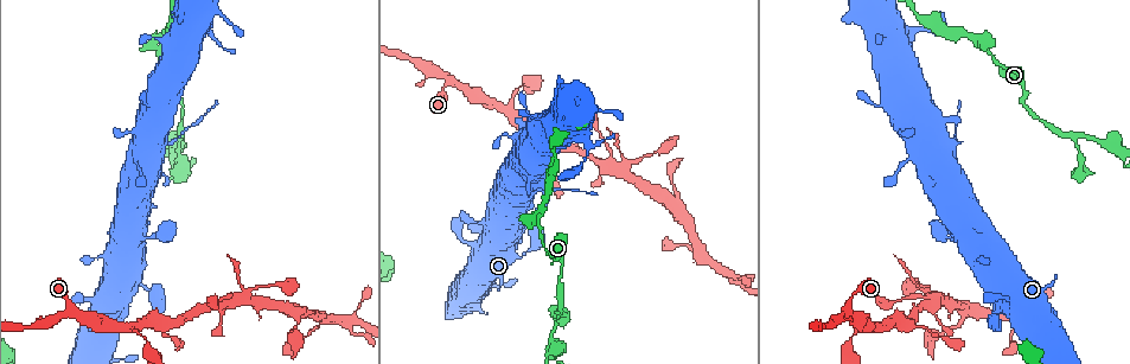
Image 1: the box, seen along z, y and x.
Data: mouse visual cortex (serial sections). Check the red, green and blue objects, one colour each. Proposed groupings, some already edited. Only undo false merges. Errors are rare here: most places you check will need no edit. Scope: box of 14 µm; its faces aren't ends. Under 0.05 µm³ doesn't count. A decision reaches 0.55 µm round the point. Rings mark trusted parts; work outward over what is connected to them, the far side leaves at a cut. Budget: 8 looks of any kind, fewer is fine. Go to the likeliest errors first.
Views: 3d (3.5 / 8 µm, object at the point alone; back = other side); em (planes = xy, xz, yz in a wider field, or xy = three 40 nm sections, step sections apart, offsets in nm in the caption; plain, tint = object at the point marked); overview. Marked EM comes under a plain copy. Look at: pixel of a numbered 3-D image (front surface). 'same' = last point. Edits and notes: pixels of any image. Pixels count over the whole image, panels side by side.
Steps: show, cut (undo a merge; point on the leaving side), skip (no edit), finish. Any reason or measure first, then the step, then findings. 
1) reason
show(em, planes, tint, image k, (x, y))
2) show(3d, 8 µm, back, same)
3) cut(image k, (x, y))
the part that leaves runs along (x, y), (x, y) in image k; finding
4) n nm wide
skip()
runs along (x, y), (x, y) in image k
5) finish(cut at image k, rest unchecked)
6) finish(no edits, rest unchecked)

show(3d, 3.5 µm, back, image 1, (980, 39))

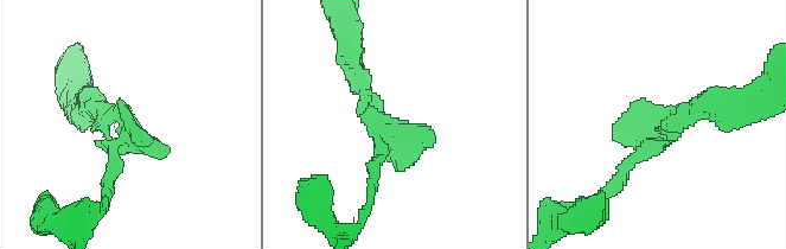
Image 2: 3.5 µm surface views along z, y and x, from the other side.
now the EM
show(em, xy, step 3, tint, image 2, (392, 129))

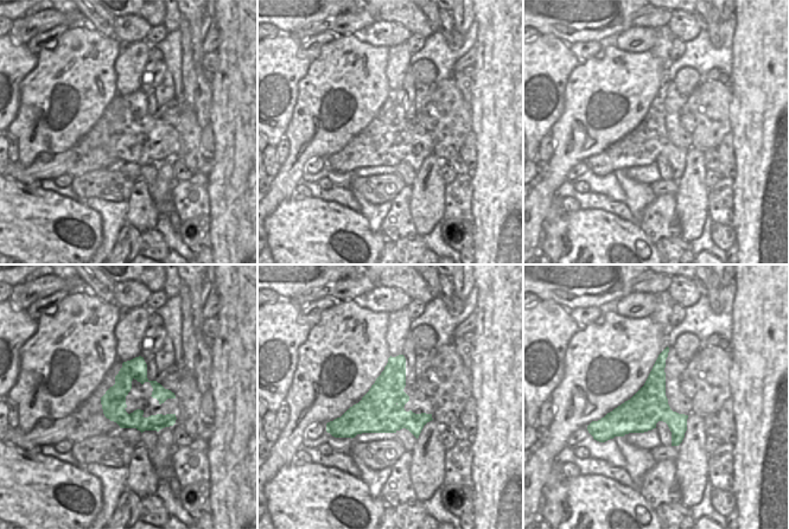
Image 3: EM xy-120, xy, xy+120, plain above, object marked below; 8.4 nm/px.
380 nm wide
skip()
runs along (665, 354), (655, 387), (602, 424) in image 3; all the same cell

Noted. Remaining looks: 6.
show(3d, 3.5 µm, image 1, (547, 352))

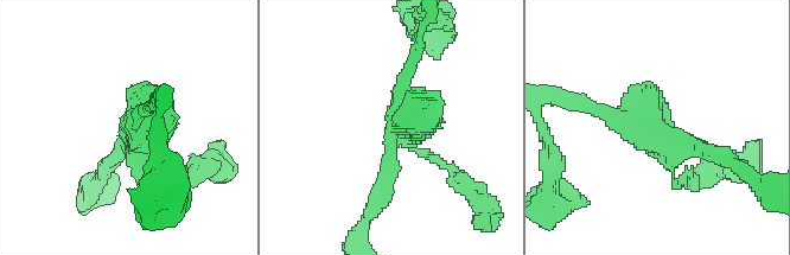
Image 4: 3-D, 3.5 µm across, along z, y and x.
3 arms; arms of 100, 200, 200 nm
show(em, xy, step 3, tint, image 4, (659, 131))

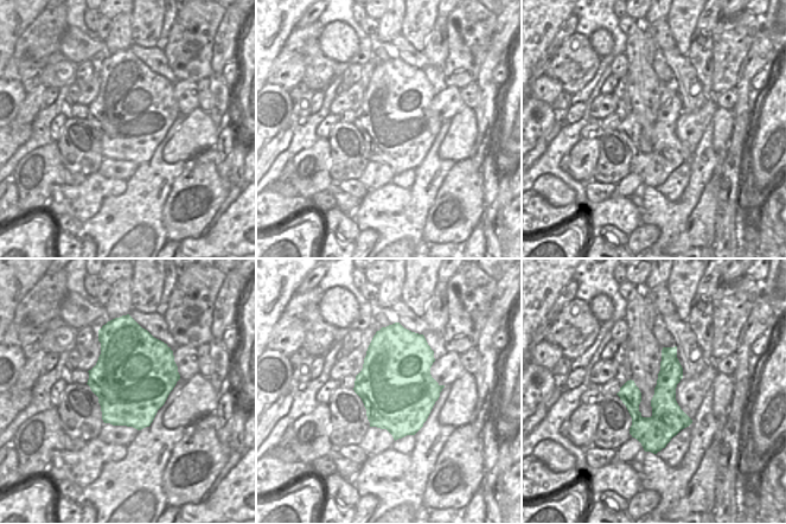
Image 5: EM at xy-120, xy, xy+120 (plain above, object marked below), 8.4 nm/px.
skip()
runs along (673, 350), (653, 449) in image 5; one cell here

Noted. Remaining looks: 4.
thick turns thin
show(em, planes, tint, image 1, (602, 164))

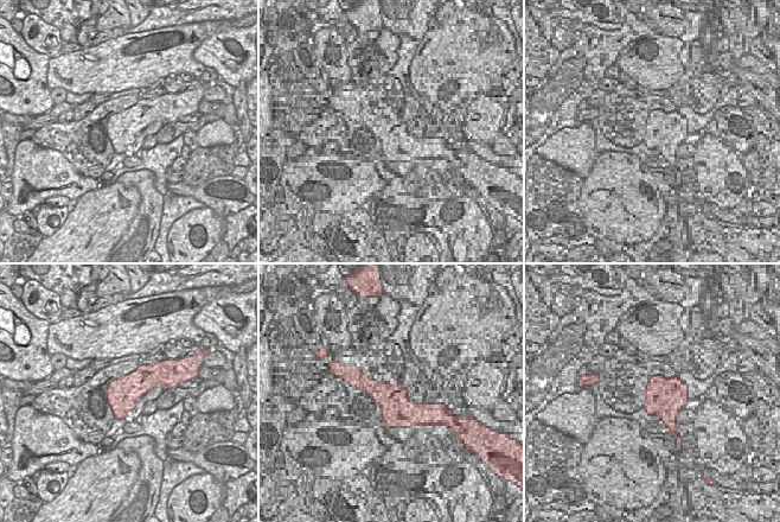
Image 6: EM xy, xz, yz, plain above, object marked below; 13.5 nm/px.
wider look
show(3d, 3.5 µm, same)

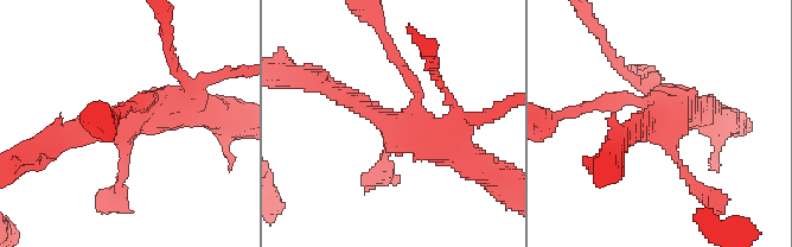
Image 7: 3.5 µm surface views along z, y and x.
skip()
runs along (627, 137), (660, 122), (684, 173), (711, 198) in image 7; one cell here

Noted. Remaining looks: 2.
finish(no edits, rest unchecked)

